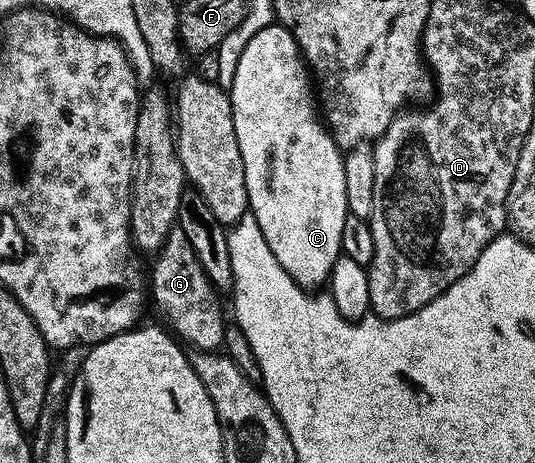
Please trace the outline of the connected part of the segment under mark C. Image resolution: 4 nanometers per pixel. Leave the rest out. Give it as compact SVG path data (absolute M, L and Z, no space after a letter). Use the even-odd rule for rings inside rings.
M278 22L270 24L268 28L261 30L261 34L257 34L257 38L253 38L253 42L249 42L249 46L245 46L241 54L241 62L237 62L235 80L229 86L229 95L233 106L233 118L237 126L237 142L241 146L241 158L245 158L245 182L251 199L250 215L253 220L255 216L254 223L261 230L261 234L265 234L265 242L269 242L269 250L273 250L277 262L281 262L281 266L295 279L295 283L308 290L322 289L319 287L322 284L324 287L330 281L333 266L337 266L339 257L343 255L343 235L345 234L345 222L349 215L345 190L345 156L335 139L332 138L326 123L321 119L321 112L317 107L317 96L313 91L312 73L304 61L303 52L299 49L294 34L289 29Z

